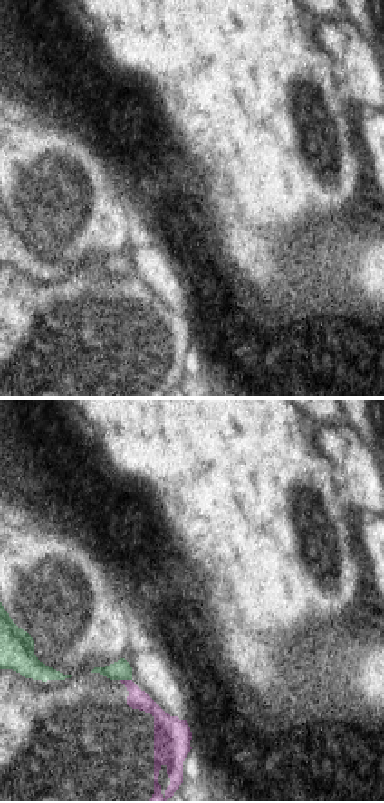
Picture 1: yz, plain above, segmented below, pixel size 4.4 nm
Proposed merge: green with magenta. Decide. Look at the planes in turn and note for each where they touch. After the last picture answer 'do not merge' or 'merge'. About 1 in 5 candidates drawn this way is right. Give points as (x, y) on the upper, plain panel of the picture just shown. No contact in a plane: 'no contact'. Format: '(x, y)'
(125, 273)

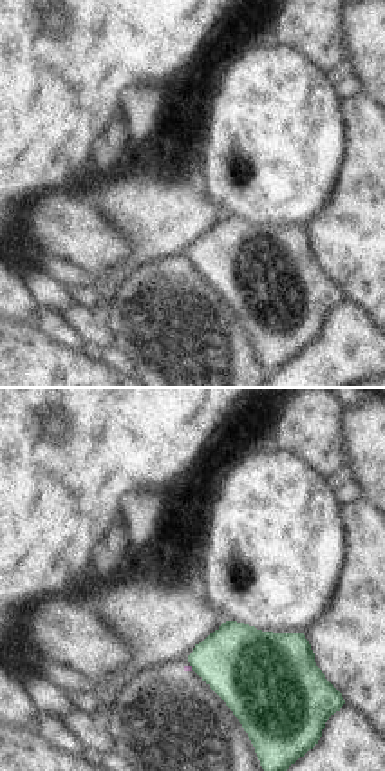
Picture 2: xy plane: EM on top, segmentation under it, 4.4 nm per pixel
(190, 259)

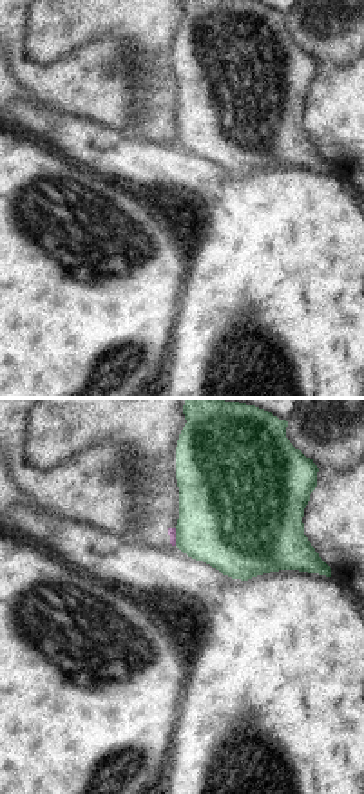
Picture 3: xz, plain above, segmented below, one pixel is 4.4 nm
(176, 132)

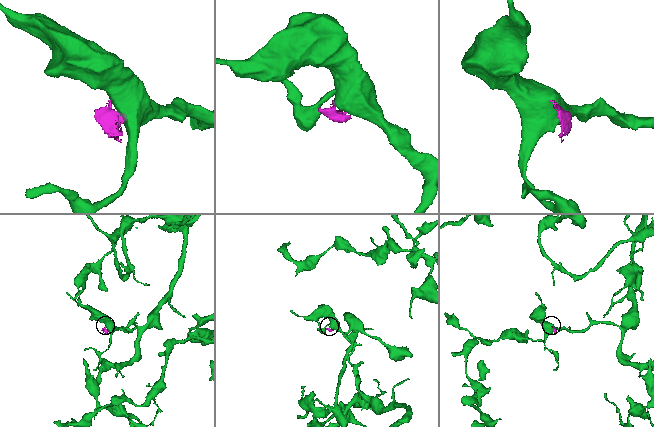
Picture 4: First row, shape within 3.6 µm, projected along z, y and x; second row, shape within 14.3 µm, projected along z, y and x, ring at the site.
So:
do not merge

